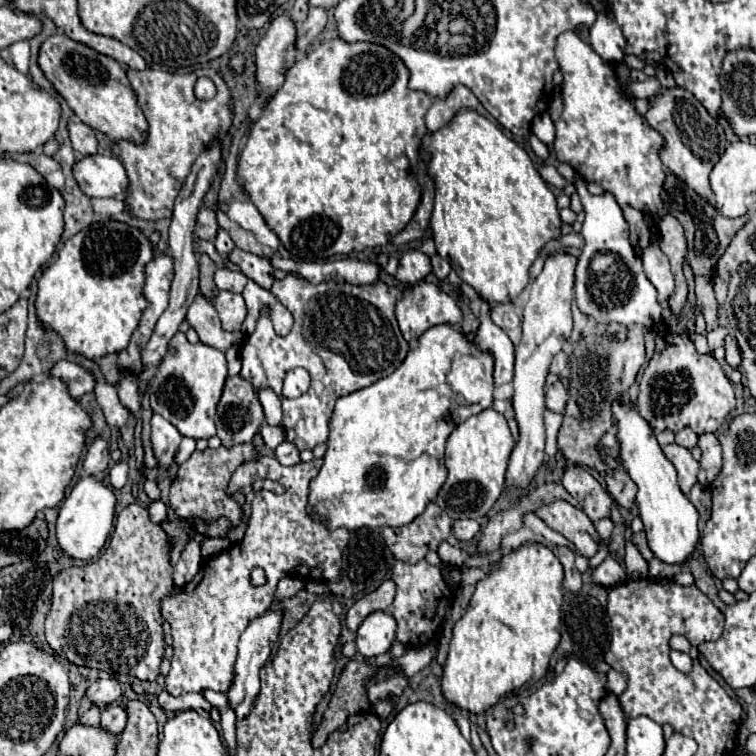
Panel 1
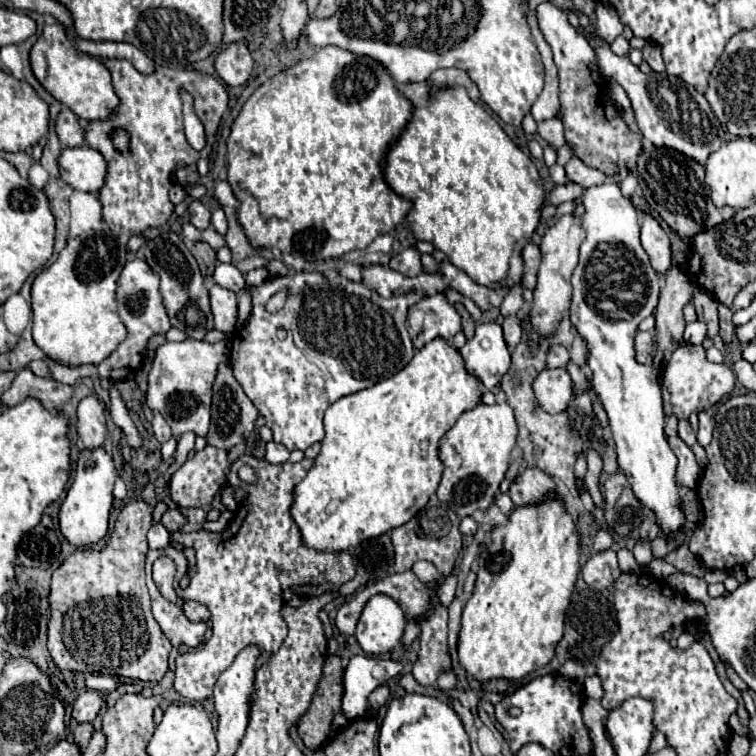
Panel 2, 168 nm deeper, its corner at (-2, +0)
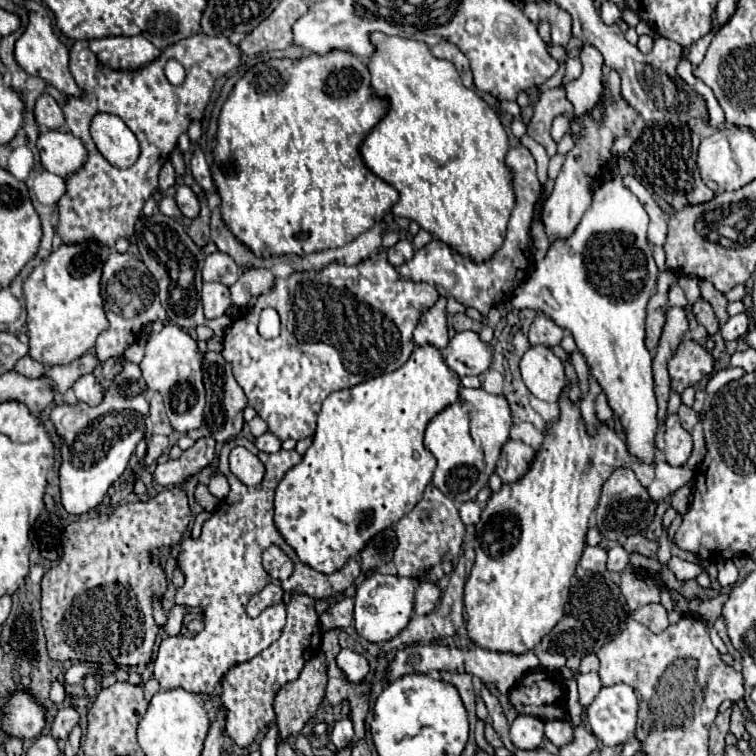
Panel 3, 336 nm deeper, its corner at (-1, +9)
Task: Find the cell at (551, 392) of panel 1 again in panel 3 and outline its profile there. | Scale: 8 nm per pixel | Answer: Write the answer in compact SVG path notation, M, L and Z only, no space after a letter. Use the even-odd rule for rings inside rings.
M532 346L520 360L522 380L526 388L544 402L558 402L564 386L566 374L562 360L550 348Z

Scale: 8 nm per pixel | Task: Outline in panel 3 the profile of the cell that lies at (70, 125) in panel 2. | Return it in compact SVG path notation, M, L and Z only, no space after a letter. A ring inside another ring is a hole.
M42 94L36 102L36 120L38 126L44 130L60 130L66 126L64 120L64 112L60 108L60 104L50 96L50 94Z

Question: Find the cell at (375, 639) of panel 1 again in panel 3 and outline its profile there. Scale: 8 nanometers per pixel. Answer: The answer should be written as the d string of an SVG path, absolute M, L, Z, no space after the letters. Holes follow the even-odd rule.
M374 572L368 576L356 590L356 606L354 606L354 626L356 632L368 642L388 642L406 628L414 610L414 590L416 584L412 578L388 576Z

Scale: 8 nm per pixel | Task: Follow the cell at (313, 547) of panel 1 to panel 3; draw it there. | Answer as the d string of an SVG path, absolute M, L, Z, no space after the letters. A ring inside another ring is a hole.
M234 438L224 444L220 452L218 472L228 476L230 494L218 504L216 512L210 520L204 522L200 538L184 538L182 552L178 564L186 576L186 584L176 590L176 604L194 604L206 610L206 628L198 634L198 638L186 638L181 633L176 638L164 640L158 648L158 656L154 660L154 678L160 682L164 690L184 688L192 694L214 694L216 686L224 678L224 674L240 662L248 662L274 644L282 628L286 624L286 604L266 608L258 618L248 618L246 604L254 594L258 594L268 583L274 580L265 571L262 564L262 554L272 544L278 544L286 556L294 562L294 574L280 582L286 592L292 594L308 594L316 600L334 596L344 592L354 584L360 576L360 564L350 558L338 572L322 574L300 562L294 554L292 546L286 544L282 534L274 524L274 490L284 474L302 462L302 456L296 450L280 450L276 454L260 452L254 442L246 438ZM232 446L246 446L252 454L256 454L266 466L266 476L262 484L256 488L244 486L228 468L228 454Z

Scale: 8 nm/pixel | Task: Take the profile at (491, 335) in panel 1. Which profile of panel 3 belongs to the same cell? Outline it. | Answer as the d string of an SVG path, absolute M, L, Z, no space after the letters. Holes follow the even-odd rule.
M458 332L446 346L444 360L452 372L462 376L480 376L492 364L490 346L476 332Z

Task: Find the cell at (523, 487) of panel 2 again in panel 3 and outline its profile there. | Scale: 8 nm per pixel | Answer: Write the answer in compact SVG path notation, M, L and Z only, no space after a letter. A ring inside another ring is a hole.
M508 440L502 446L502 454L498 458L496 474L502 478L502 482L512 484L524 478L524 474L530 470L530 464L534 462L536 452L518 440Z

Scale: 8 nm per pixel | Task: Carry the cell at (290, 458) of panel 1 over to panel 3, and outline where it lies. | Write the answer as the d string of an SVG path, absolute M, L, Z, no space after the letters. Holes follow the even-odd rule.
M272 432L262 434L260 438L256 438L256 446L262 452L278 452L282 448L282 442L278 440L278 436L274 436Z

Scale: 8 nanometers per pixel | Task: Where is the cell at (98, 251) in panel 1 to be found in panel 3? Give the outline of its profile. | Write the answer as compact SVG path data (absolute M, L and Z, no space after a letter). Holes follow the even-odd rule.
M96 242L62 244L48 258L44 258L24 282L24 298L28 312L30 356L46 366L68 364L88 354L96 338L108 328L108 318L102 300L102 266L108 250Z

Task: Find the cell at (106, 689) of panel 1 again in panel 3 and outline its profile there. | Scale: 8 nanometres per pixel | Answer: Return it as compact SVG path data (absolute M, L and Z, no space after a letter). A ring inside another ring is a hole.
M66 706L62 708L54 722L52 722L52 736L54 738L66 738L70 734L70 730L78 724L80 720L80 714L78 714L78 708L76 706Z

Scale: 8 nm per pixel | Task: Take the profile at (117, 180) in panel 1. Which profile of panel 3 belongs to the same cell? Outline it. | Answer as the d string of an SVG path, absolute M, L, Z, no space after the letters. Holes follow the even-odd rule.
M68 130L42 132L38 138L38 150L42 166L62 178L68 178L78 172L88 160L86 146Z

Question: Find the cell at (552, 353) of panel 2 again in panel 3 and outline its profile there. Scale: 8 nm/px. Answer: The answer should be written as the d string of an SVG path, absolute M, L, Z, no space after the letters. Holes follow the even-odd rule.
M538 314L536 320L530 326L530 344L532 346L546 346L546 348L554 348L560 344L564 332L558 324L554 324L546 314Z

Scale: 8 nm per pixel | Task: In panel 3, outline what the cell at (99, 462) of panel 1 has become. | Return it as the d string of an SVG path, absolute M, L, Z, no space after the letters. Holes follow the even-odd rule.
M86 374L72 386L76 392L76 400L84 402L88 406L98 406L102 402L102 386L94 378L94 374Z

